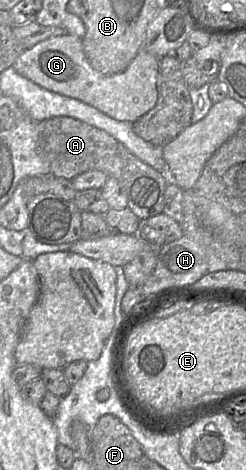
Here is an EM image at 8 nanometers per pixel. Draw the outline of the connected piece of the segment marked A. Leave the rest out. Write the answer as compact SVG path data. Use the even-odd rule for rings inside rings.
M55 117L39 122L41 133L42 155L50 165L51 175L57 178L71 180L75 176L91 170L99 170L109 177L116 178L124 188L129 208L140 220L156 216L163 212L165 189L170 181L165 174L155 170L132 154L121 142L105 131L90 126L70 117Z

